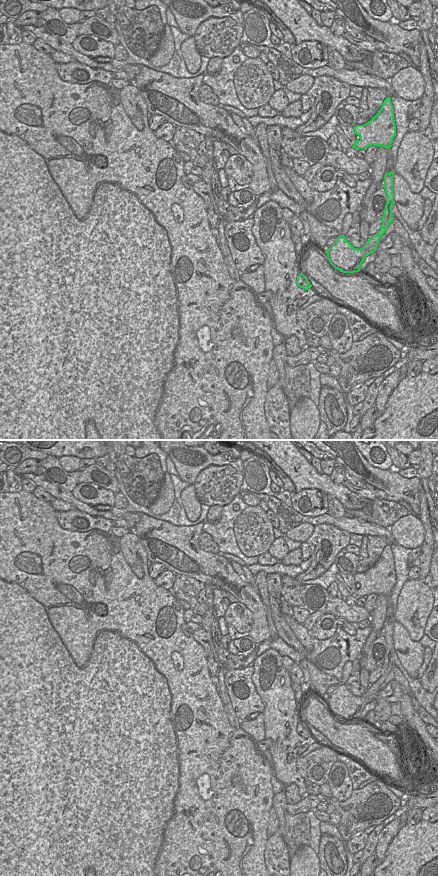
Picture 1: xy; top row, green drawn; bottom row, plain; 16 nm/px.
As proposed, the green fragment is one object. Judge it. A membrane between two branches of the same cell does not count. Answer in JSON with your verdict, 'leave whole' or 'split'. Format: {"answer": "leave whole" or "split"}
{"answer": "leave whole"}

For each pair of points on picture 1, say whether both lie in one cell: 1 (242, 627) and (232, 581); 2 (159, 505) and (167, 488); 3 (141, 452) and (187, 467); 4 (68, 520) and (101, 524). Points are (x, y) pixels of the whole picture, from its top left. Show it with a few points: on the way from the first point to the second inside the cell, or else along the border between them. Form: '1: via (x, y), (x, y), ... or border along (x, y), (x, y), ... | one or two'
1: border along (238, 601), (252, 613), (252, 621) | two
2: via (163, 501), (166, 497), (166, 492) | one
3: border along (161, 450), (167, 455) | two
4: via (76, 515), (85, 516), (93, 523) | one

